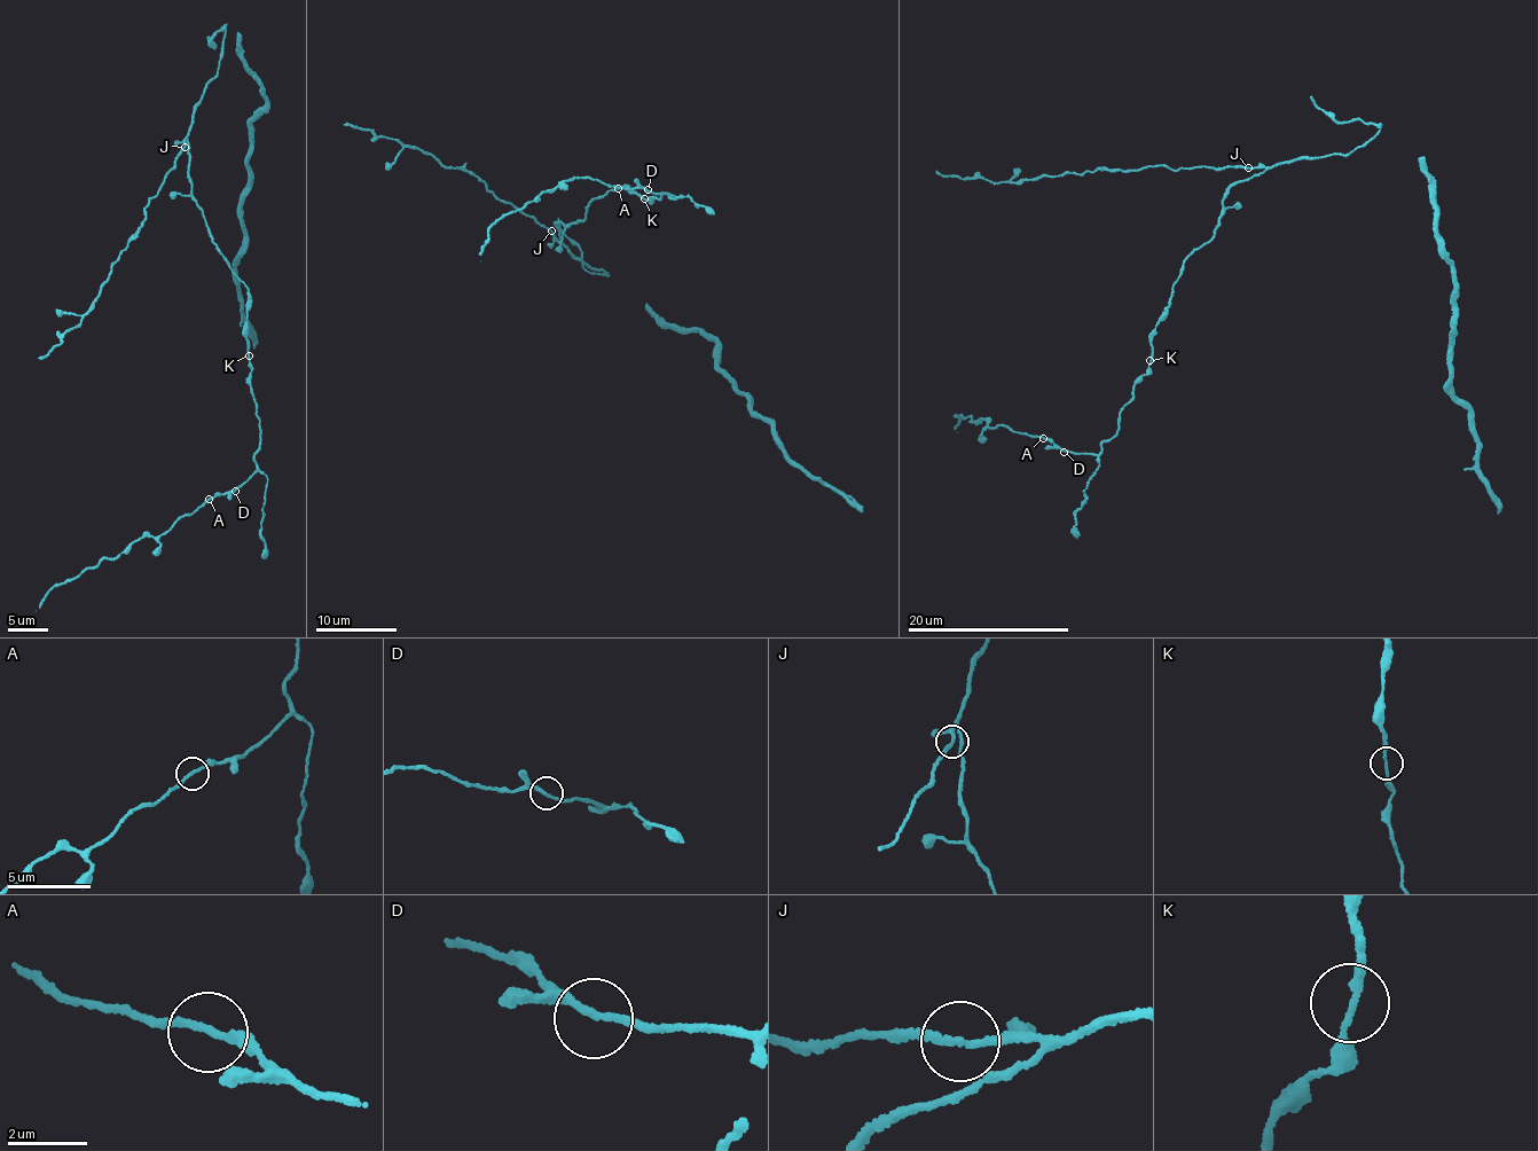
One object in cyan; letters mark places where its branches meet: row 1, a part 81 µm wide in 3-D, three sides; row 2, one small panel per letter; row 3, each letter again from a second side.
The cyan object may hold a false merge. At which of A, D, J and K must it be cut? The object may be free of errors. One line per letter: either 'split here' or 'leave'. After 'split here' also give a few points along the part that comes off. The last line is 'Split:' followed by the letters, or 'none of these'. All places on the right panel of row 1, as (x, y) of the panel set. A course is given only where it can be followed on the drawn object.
A: leave
D: leave
J: leave
K: leave
Split: none of these

